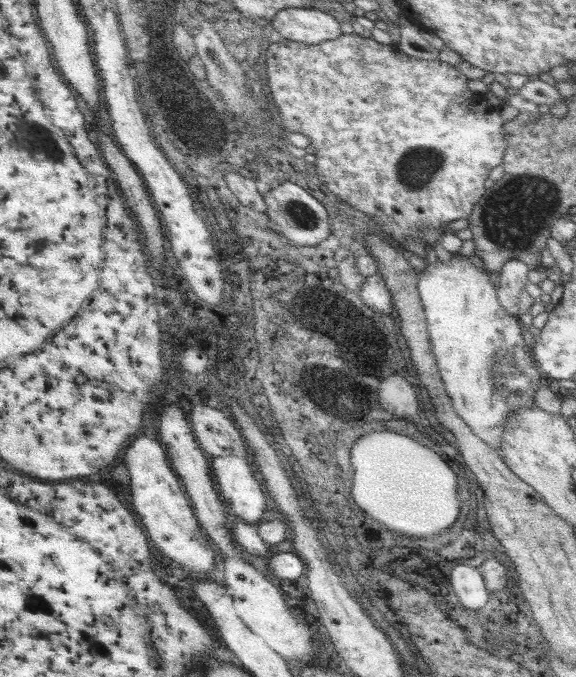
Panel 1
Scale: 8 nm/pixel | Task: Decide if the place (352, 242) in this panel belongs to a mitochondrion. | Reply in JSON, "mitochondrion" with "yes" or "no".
{"mitochondrion":"no"}

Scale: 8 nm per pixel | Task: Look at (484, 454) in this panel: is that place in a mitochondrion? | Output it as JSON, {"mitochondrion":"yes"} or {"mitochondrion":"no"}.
{"mitochondrion":"no"}

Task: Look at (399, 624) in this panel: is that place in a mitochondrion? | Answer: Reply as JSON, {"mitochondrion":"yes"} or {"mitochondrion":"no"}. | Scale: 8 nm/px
{"mitochondrion":"no"}

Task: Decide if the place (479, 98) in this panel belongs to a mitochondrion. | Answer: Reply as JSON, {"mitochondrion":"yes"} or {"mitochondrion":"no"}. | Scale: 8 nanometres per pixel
{"mitochondrion":"no"}

